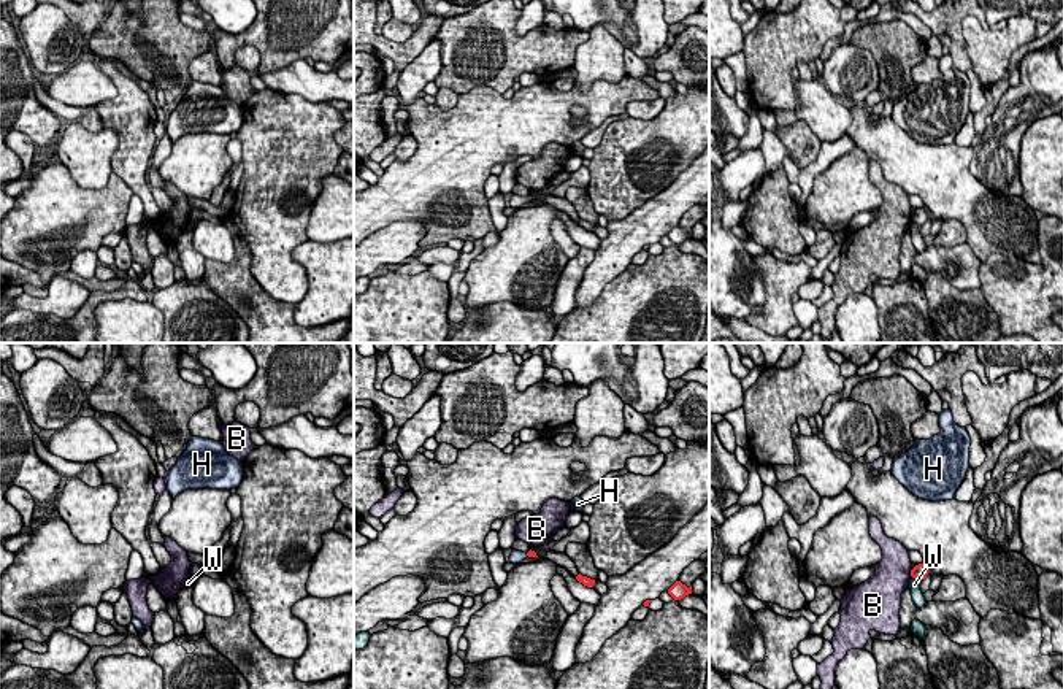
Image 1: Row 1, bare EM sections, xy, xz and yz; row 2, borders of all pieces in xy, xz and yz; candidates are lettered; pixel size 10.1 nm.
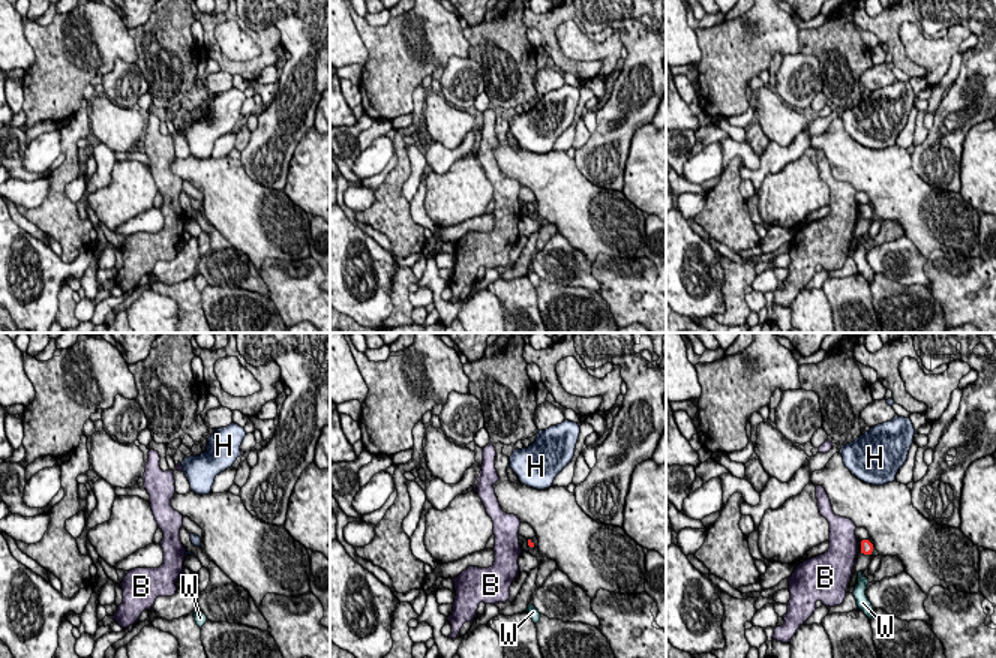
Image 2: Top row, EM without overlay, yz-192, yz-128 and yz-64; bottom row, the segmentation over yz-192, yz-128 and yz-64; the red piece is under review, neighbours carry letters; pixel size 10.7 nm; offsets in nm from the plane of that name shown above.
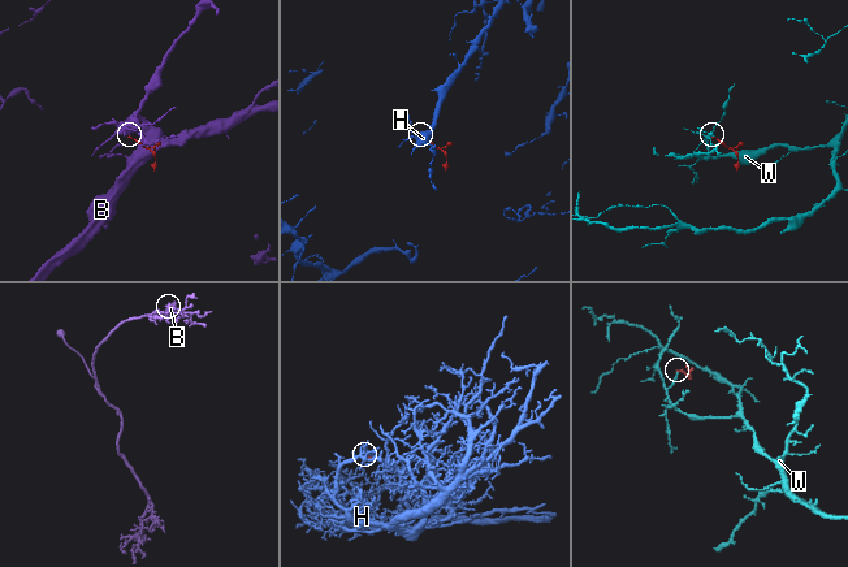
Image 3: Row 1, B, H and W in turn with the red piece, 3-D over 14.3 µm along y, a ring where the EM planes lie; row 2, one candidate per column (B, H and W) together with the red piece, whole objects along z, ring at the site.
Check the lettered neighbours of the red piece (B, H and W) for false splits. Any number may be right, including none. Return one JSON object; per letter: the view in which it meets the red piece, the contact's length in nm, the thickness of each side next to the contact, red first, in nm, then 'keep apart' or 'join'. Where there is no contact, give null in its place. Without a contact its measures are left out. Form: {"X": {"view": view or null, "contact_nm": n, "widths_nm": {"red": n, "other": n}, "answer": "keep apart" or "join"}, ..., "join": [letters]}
{"B": {"view": "yz", "contact_nm": 90, "widths_nm": {"red": 140, "other": 360}, "answer": "keep apart"}, "H": {"view": "xz", "contact_nm": 60, "widths_nm": {"red": 70, "other": 130}, "answer": "join"}, "W": {"view": "yz", "contact_nm": 130, "widths_nm": {"red": 140, "other": 130}, "answer": "keep apart"}, "join": ["H"]}

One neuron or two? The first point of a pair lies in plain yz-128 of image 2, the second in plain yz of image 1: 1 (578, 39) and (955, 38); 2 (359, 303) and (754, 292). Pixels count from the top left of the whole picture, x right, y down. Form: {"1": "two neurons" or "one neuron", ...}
{"1": "two neurons", "2": "one neuron"}

